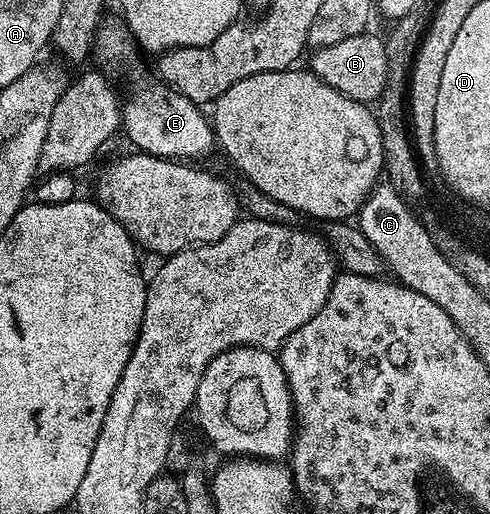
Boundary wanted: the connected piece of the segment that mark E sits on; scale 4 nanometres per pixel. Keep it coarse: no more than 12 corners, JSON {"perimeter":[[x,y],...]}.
{"perimeter":[[166,82],[122,106],[135,149],[200,160],[217,145],[209,115]]}

